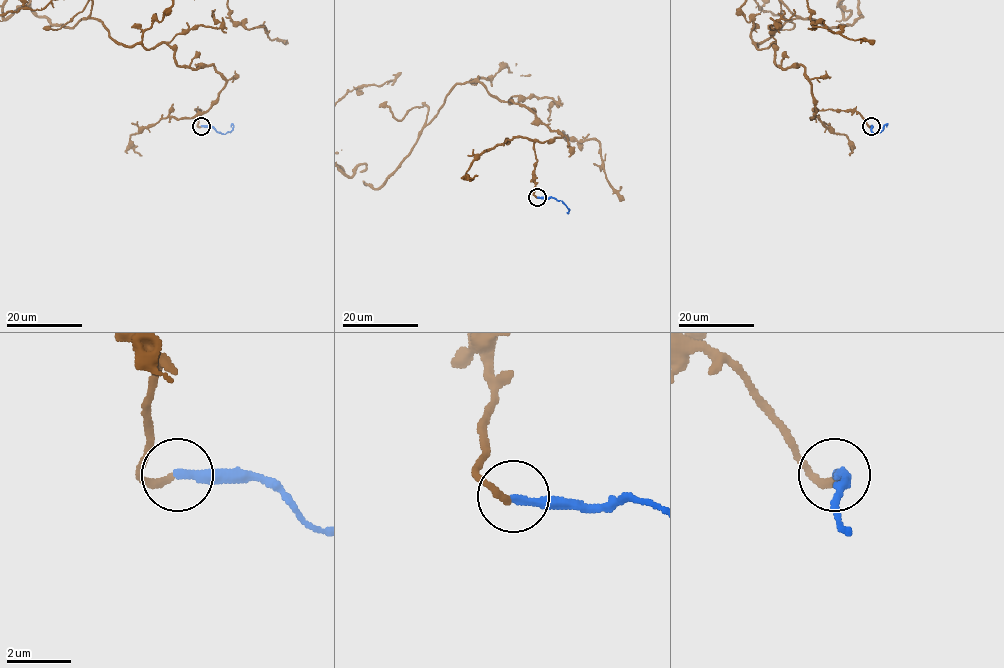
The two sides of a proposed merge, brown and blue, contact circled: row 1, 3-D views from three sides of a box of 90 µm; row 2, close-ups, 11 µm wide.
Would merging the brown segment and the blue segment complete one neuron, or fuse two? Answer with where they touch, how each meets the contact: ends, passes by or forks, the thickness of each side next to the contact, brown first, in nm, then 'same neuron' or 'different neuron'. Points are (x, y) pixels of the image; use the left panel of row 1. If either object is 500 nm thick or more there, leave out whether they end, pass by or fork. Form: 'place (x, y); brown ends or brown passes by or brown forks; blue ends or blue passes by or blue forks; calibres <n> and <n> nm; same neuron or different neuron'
place (201, 126); brown ends; blue ends; calibres 240 and 280 nm; different neuron

